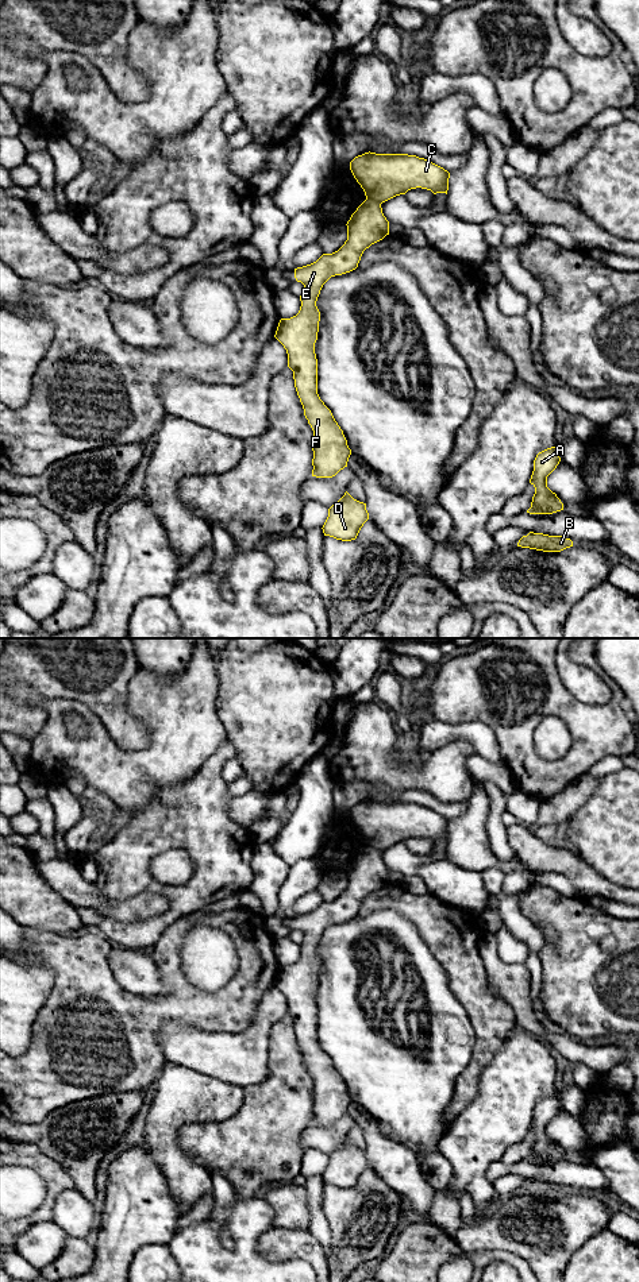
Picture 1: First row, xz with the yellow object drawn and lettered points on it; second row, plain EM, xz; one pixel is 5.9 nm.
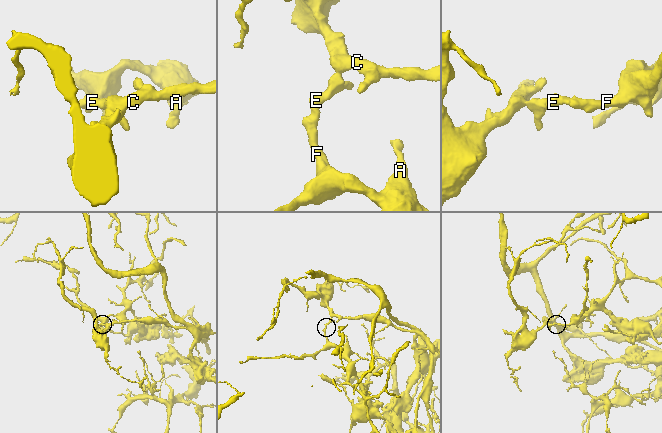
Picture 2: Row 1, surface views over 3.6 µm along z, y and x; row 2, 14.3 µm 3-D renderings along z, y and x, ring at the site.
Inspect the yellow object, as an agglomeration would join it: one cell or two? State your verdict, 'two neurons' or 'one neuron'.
two neurons

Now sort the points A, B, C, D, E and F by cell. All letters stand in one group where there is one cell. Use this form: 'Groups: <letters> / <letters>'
Groups: A B D E F / C

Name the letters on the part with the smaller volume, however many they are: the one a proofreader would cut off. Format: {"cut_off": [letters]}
{"cut_off": ["C"]}

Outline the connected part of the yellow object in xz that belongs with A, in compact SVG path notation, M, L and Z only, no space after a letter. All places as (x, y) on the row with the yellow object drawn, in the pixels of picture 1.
M557 445L536 455L530 479L530 483L535 487L535 494L527 513L553 514L563 510L561 499L547 487L547 476L557 468L559 462L561 457Z

